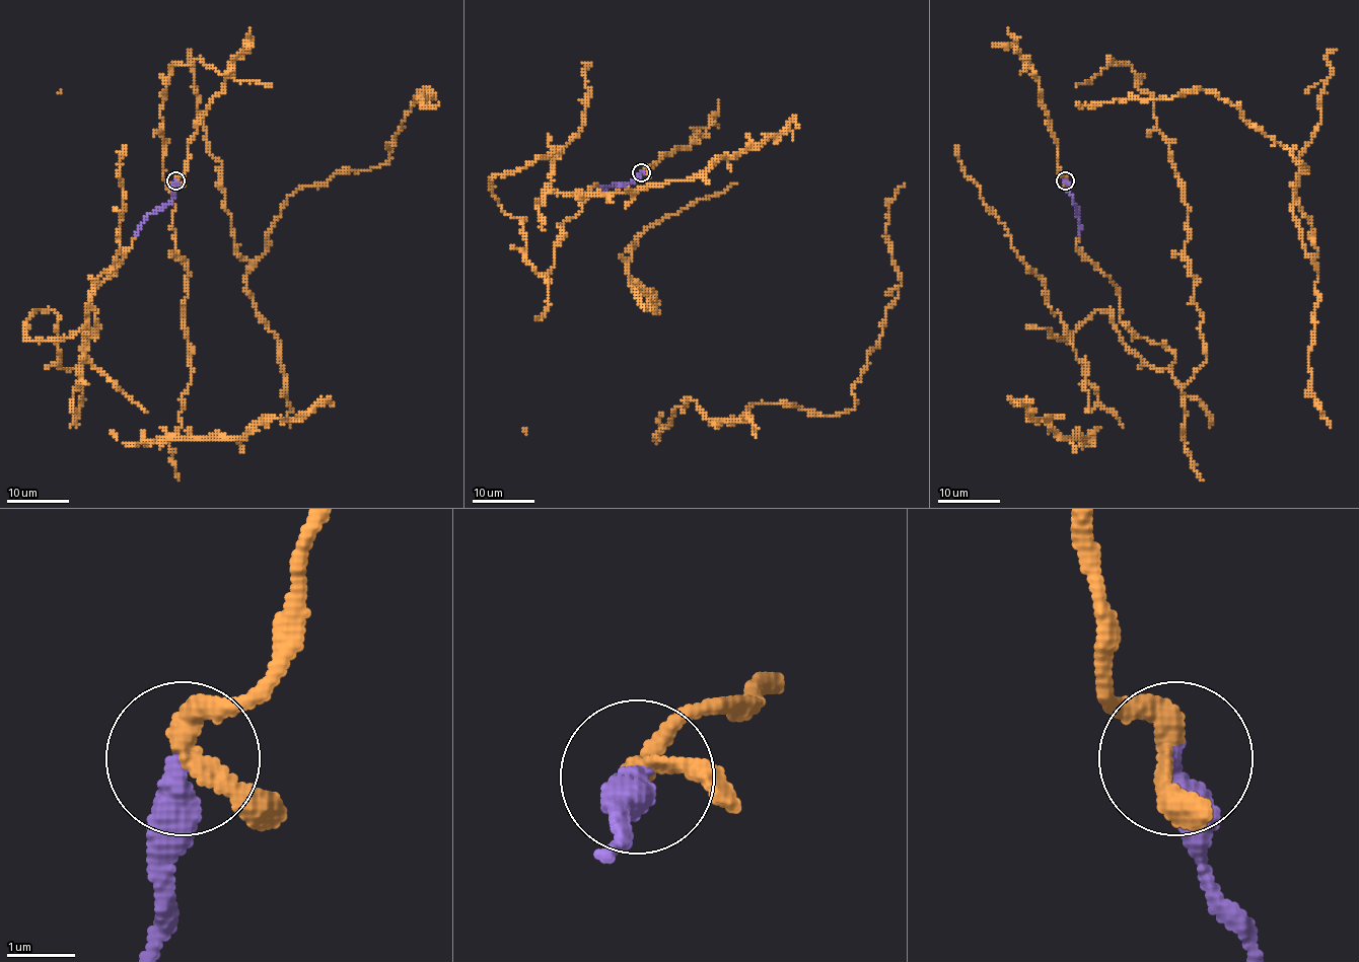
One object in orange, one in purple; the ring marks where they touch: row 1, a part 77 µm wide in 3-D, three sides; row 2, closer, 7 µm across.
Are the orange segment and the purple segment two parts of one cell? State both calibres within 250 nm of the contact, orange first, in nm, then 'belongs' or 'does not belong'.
280 nm thick on the orange side, 440 nm on the other; belongs

